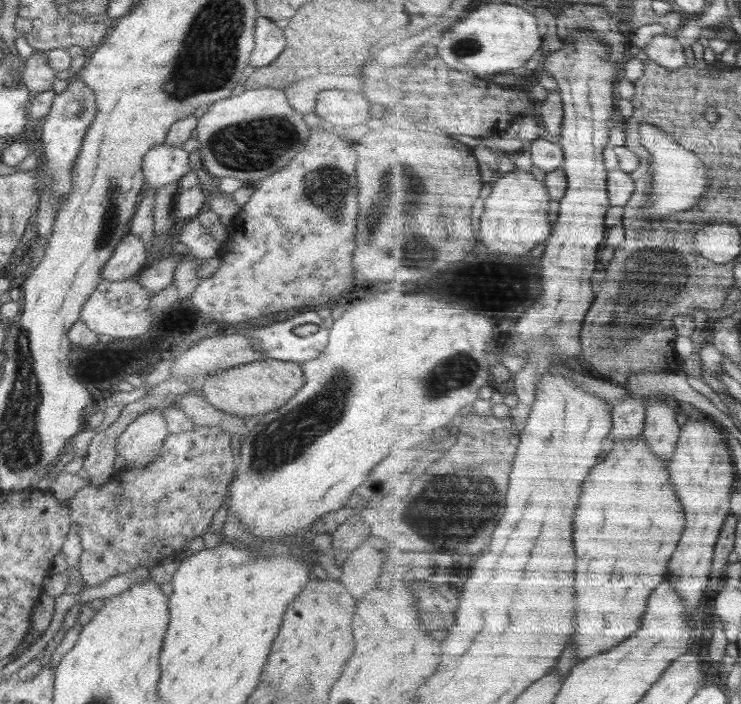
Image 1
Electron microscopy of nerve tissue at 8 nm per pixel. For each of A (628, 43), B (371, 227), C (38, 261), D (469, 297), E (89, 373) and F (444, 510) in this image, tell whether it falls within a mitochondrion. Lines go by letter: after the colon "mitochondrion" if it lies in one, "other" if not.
A: other
B: mitochondrion
C: other
D: other
E: other
F: mitochondrion

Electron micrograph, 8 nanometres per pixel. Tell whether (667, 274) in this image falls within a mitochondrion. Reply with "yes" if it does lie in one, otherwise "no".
yes

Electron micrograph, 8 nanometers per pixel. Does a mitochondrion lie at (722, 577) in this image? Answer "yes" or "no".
no

